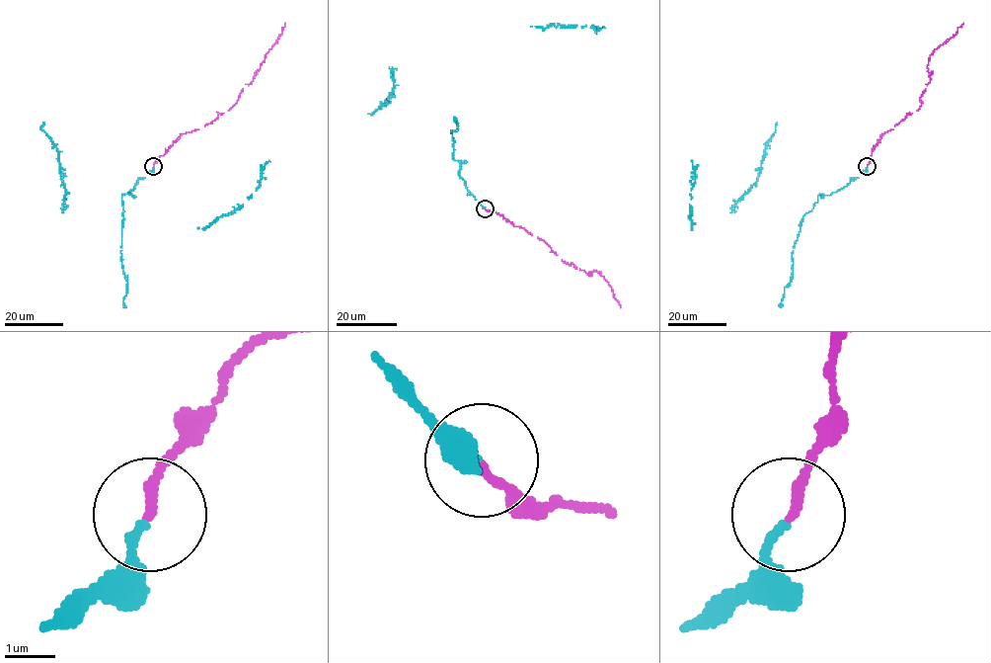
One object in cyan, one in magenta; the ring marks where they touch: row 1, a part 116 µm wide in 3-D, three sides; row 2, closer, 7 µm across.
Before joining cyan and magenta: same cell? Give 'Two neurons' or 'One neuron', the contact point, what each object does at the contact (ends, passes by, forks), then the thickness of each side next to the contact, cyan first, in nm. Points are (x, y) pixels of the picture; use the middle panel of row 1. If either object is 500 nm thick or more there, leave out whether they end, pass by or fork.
One neuron. Place: (485, 208). At the ring cyan ends. At the ring magenta ends. Thickness 150 nm (cyan) against 180 nm

